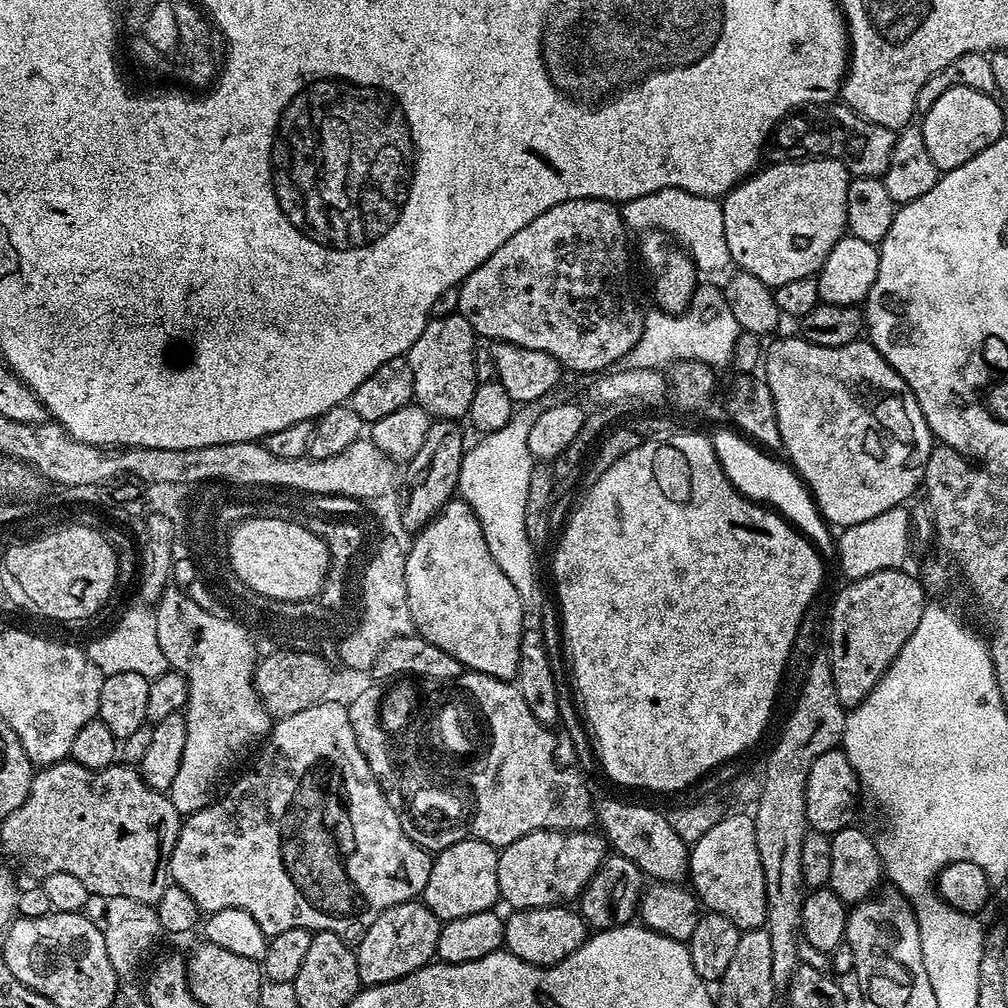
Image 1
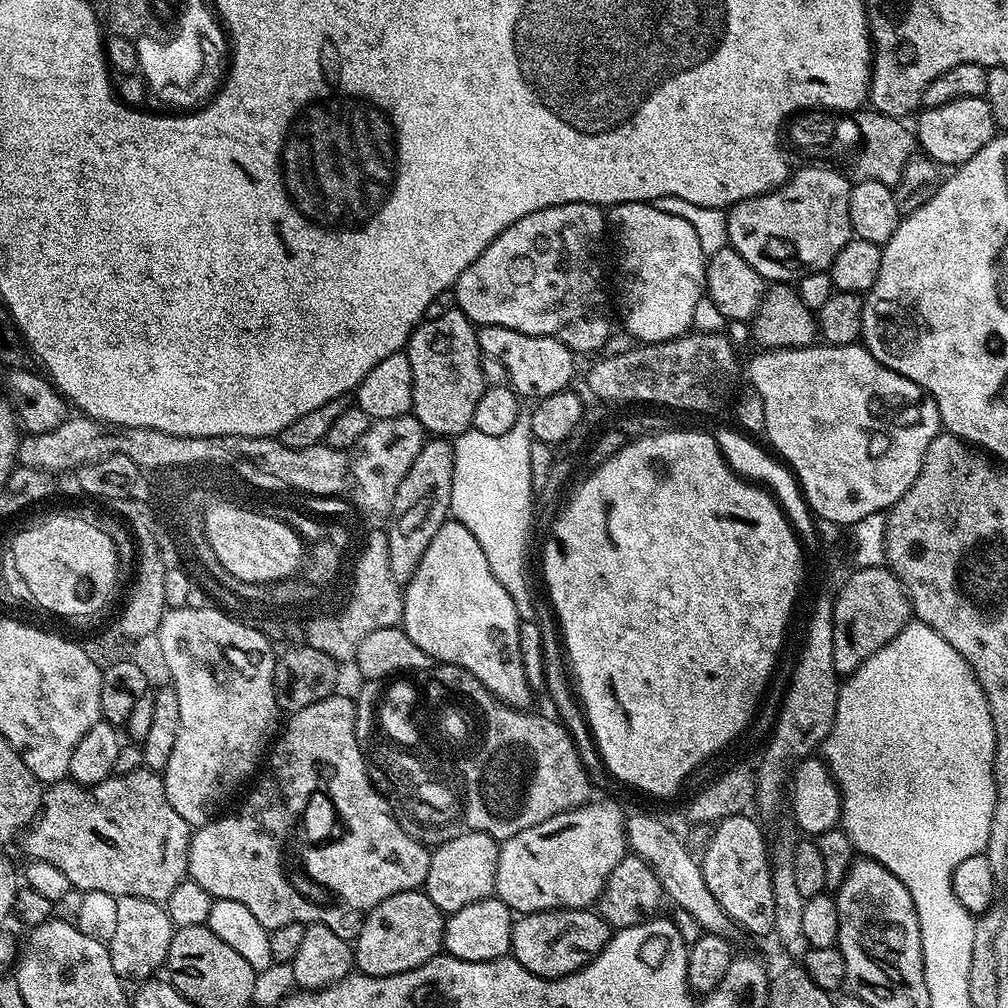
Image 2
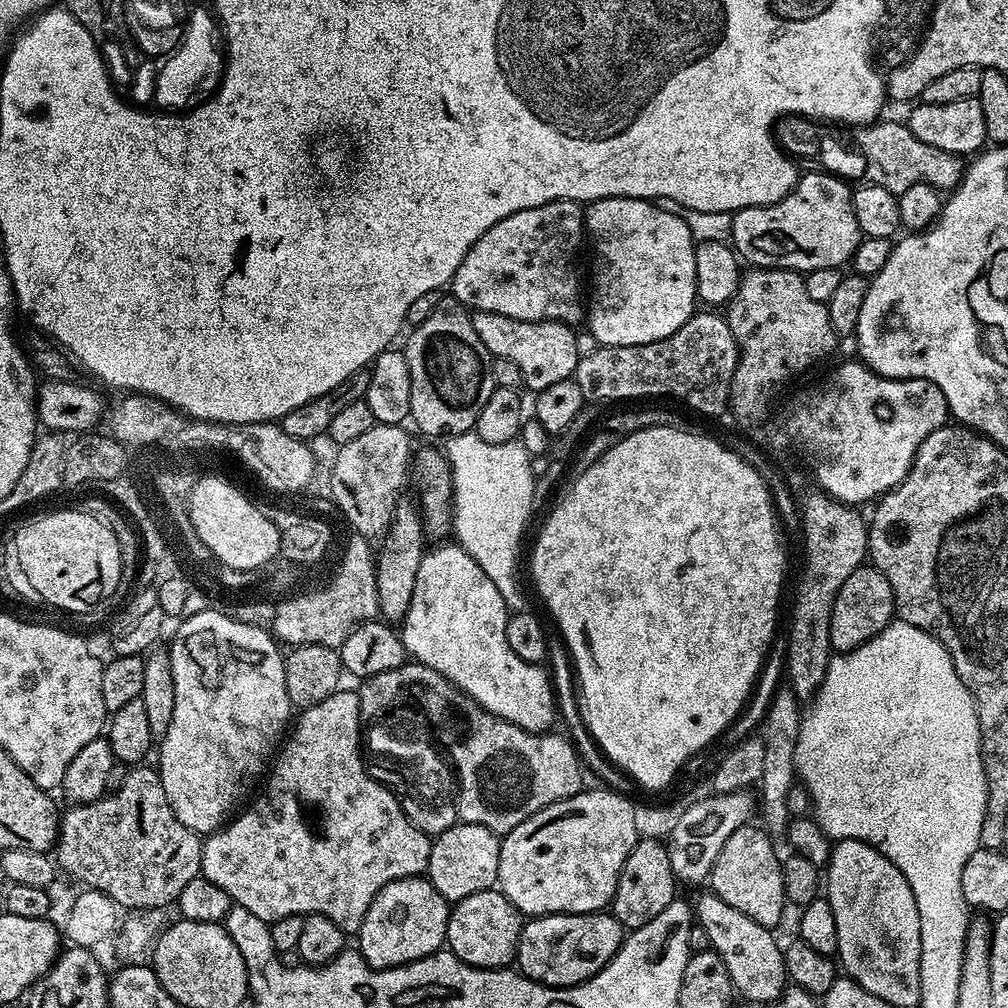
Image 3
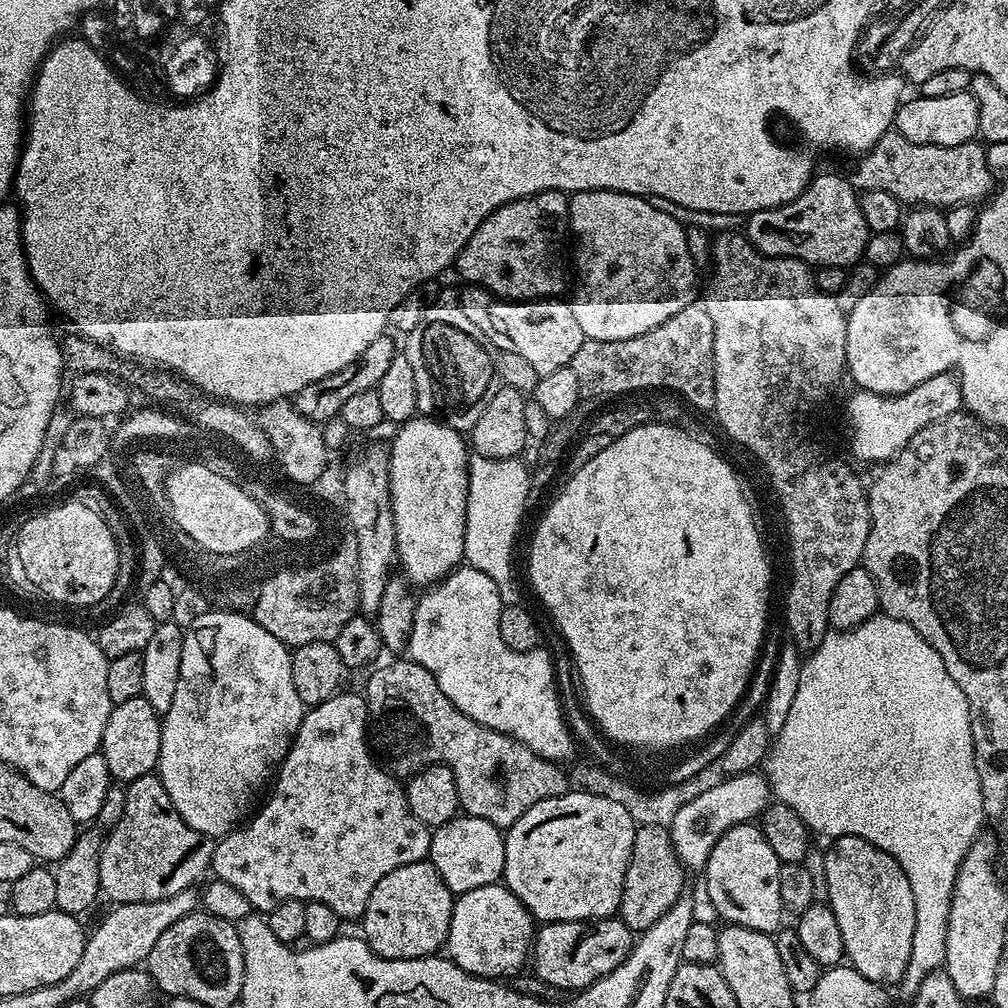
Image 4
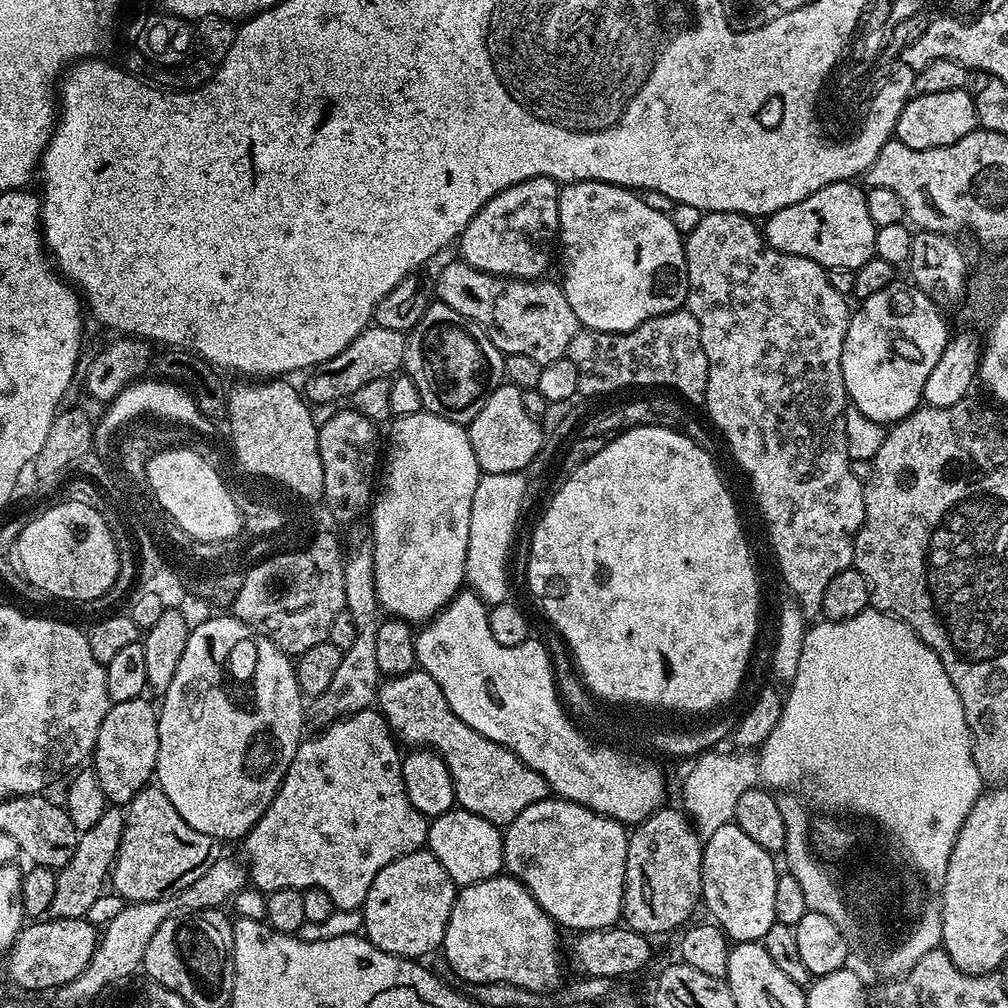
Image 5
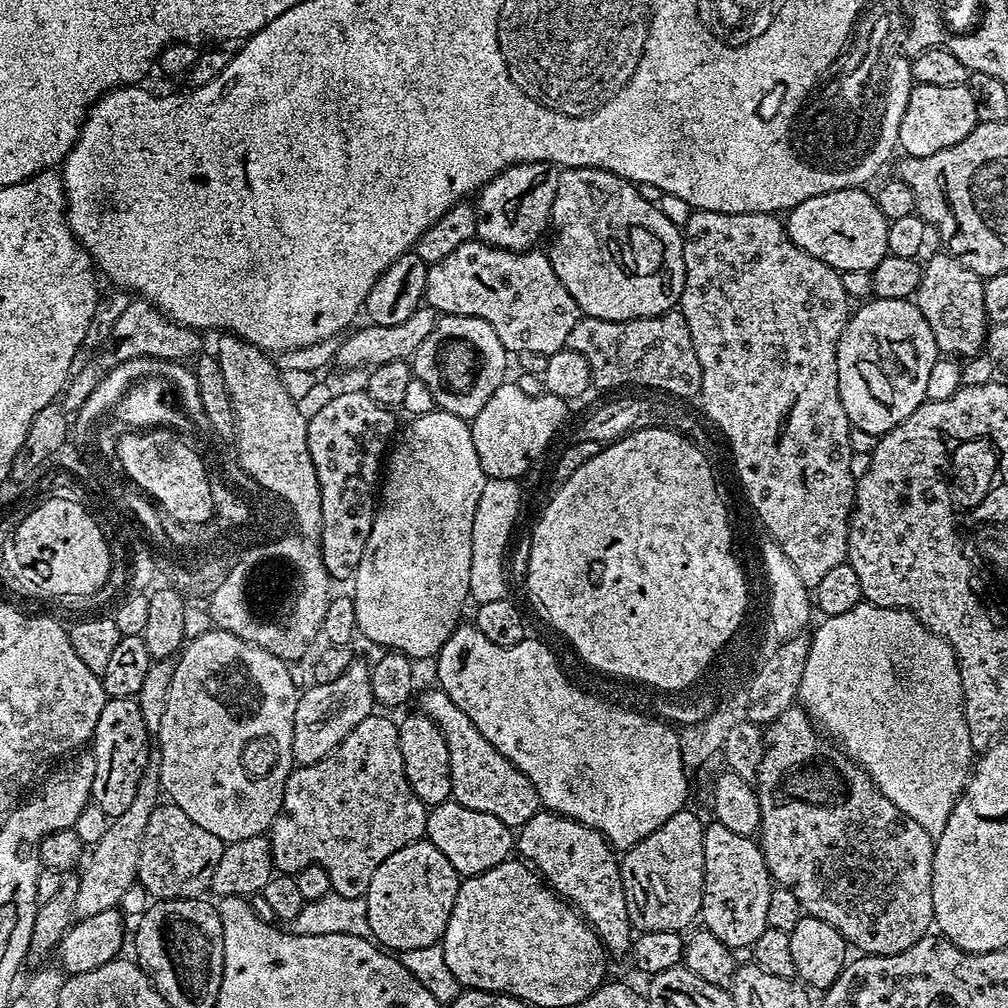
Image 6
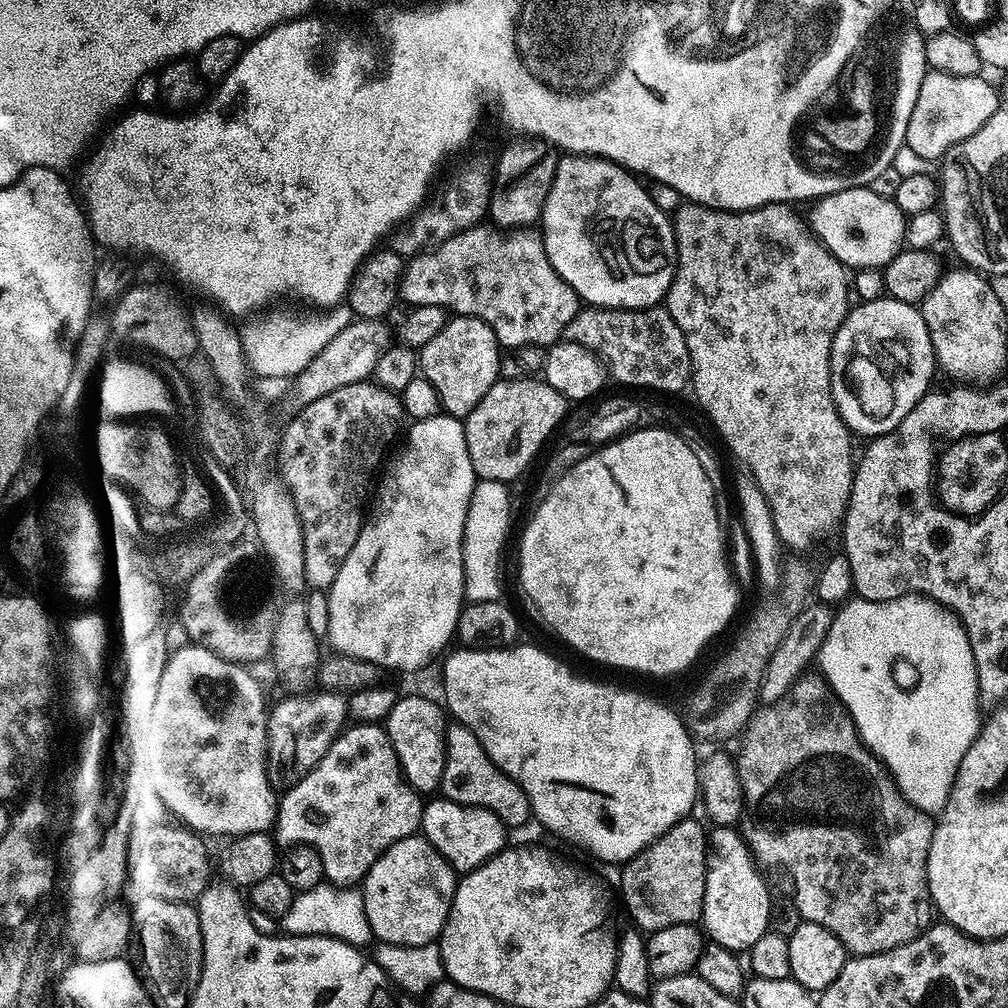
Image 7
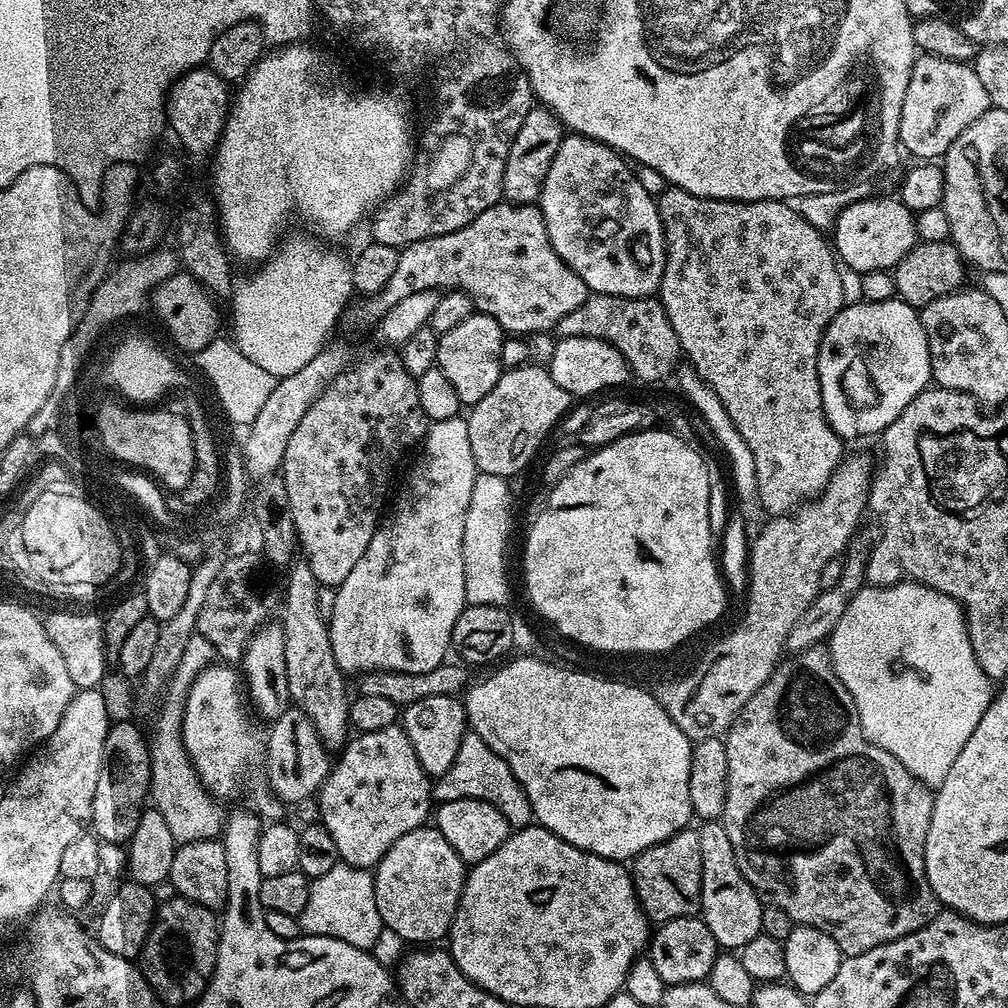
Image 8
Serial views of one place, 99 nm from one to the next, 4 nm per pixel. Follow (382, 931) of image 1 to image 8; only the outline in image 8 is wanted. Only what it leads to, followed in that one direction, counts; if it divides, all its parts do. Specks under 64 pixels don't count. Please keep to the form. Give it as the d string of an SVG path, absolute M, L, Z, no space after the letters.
M434 826L402 834L376 865L374 877L374 898L383 927L394 930L405 942L413 940L416 946L440 942L449 935L464 889L466 865Z

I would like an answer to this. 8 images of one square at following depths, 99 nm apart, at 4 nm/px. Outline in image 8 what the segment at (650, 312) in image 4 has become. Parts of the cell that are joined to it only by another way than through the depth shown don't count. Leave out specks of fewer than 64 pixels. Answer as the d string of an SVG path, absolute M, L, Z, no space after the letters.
M565 135L564 141L558 146L558 154L554 154L554 162L550 162L550 170L546 170L546 182L540 191L538 207L544 215L546 230L550 234L550 242L554 246L554 250L560 255L562 262L566 262L566 266L573 268L578 274L578 278L582 278L582 282L586 282L589 290L602 294L618 294L619 296L652 296L659 289L666 259L664 254L664 227L660 221L660 210L657 201L642 188L641 183L635 178L629 161L615 148L610 148L597 140L591 140L588 136Z

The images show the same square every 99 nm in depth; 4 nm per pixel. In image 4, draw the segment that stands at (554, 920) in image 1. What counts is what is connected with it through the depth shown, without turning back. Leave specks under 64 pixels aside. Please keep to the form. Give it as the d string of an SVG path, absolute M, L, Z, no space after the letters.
M616 916L601 920L549 921L543 923L533 937L532 970L551 989L565 988L568 994L572 994L618 970L632 953L633 943L632 929Z

